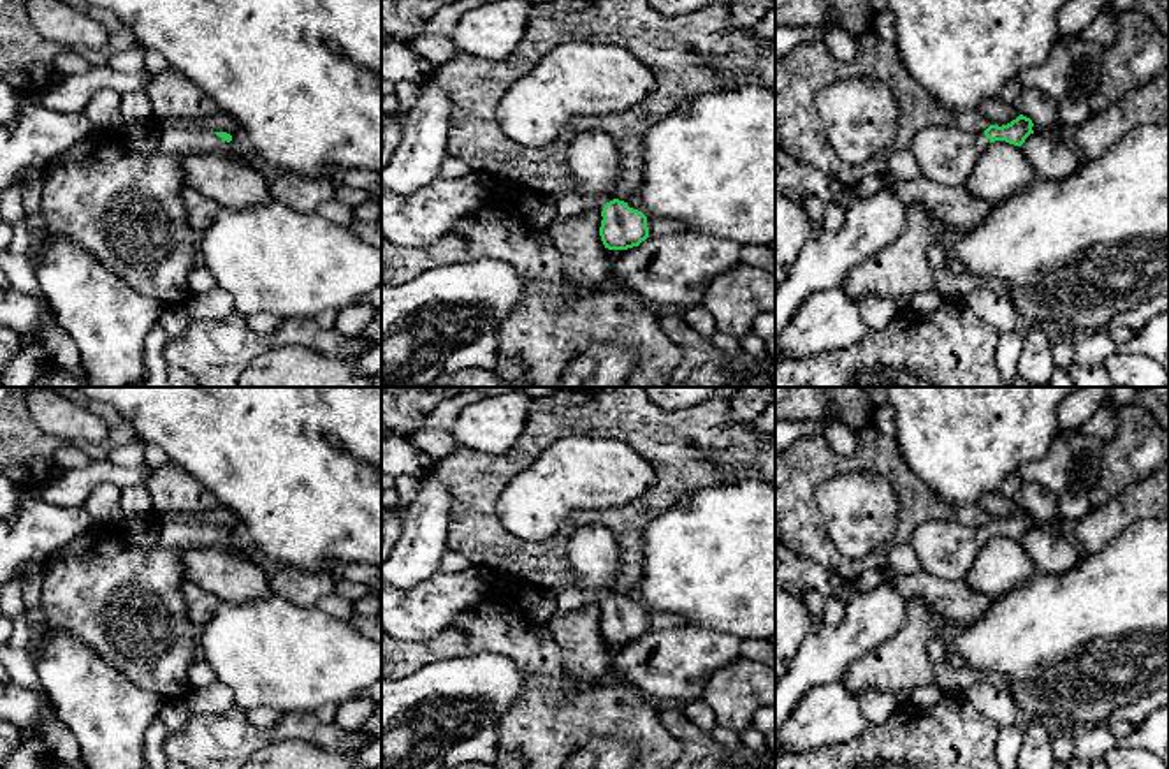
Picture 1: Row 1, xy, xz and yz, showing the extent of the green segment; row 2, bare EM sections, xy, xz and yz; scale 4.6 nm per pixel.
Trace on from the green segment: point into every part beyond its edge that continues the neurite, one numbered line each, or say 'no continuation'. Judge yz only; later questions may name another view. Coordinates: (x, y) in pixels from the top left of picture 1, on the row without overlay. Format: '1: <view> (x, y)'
1: yz (944, 548)

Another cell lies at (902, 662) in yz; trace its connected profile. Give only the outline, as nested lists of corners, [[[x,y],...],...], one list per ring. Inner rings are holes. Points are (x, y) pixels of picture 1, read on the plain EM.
[[[911,598],[904,607],[905,619],[900,630],[847,669],[842,685],[856,697],[863,692],[897,695],[902,690],[935,683],[928,641],[949,639],[955,626],[919,598]]]

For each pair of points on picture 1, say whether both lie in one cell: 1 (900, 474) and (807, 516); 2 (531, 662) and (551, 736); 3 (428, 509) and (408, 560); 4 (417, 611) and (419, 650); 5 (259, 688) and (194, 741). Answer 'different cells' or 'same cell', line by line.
1: same cell
2: same cell
3: same cell
4: different cells
5: different cells

